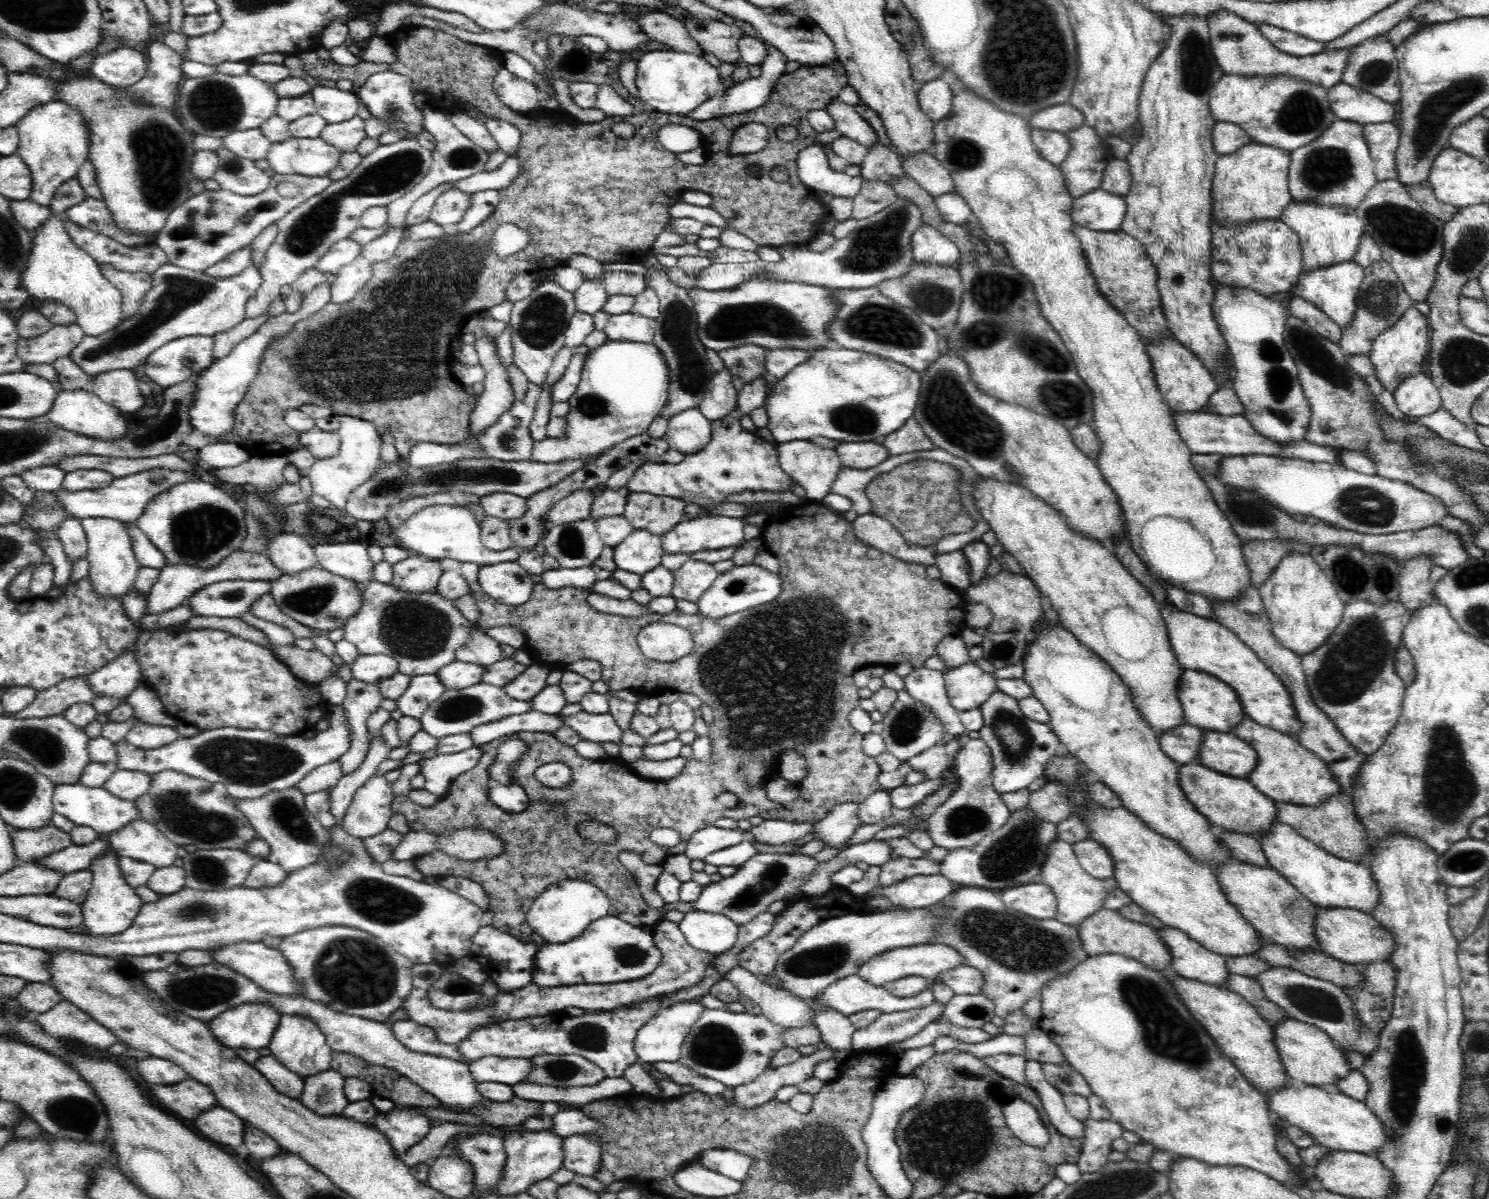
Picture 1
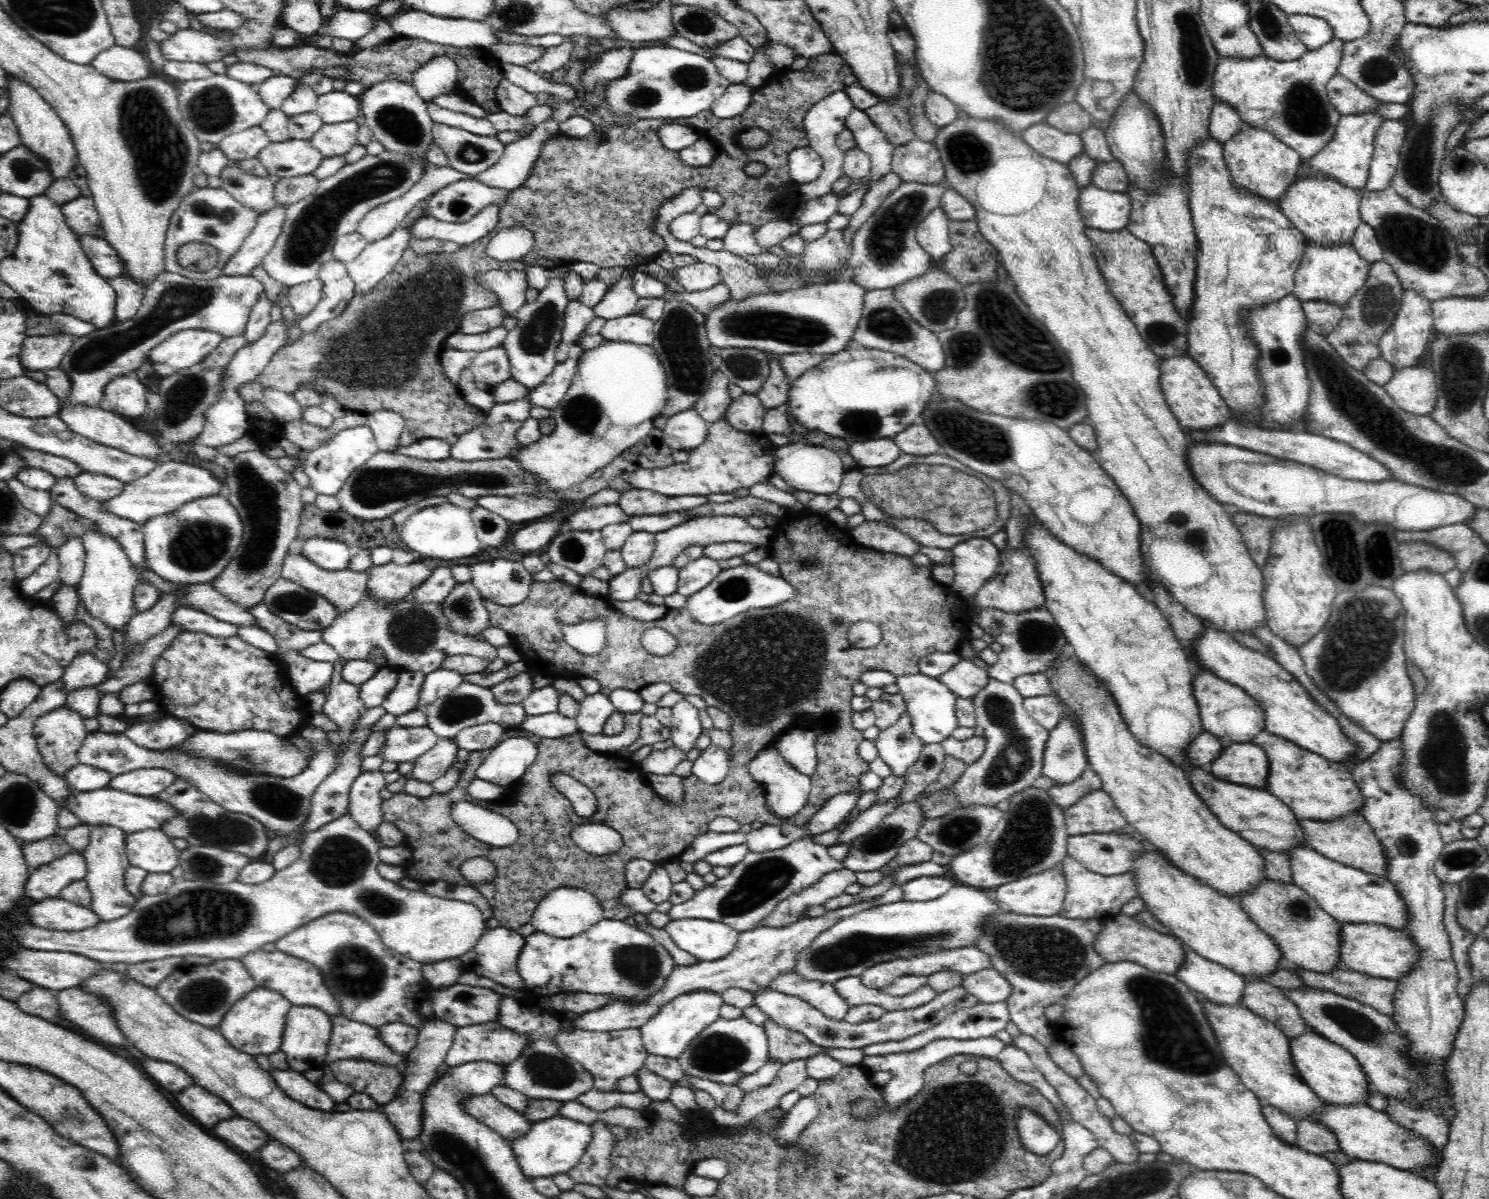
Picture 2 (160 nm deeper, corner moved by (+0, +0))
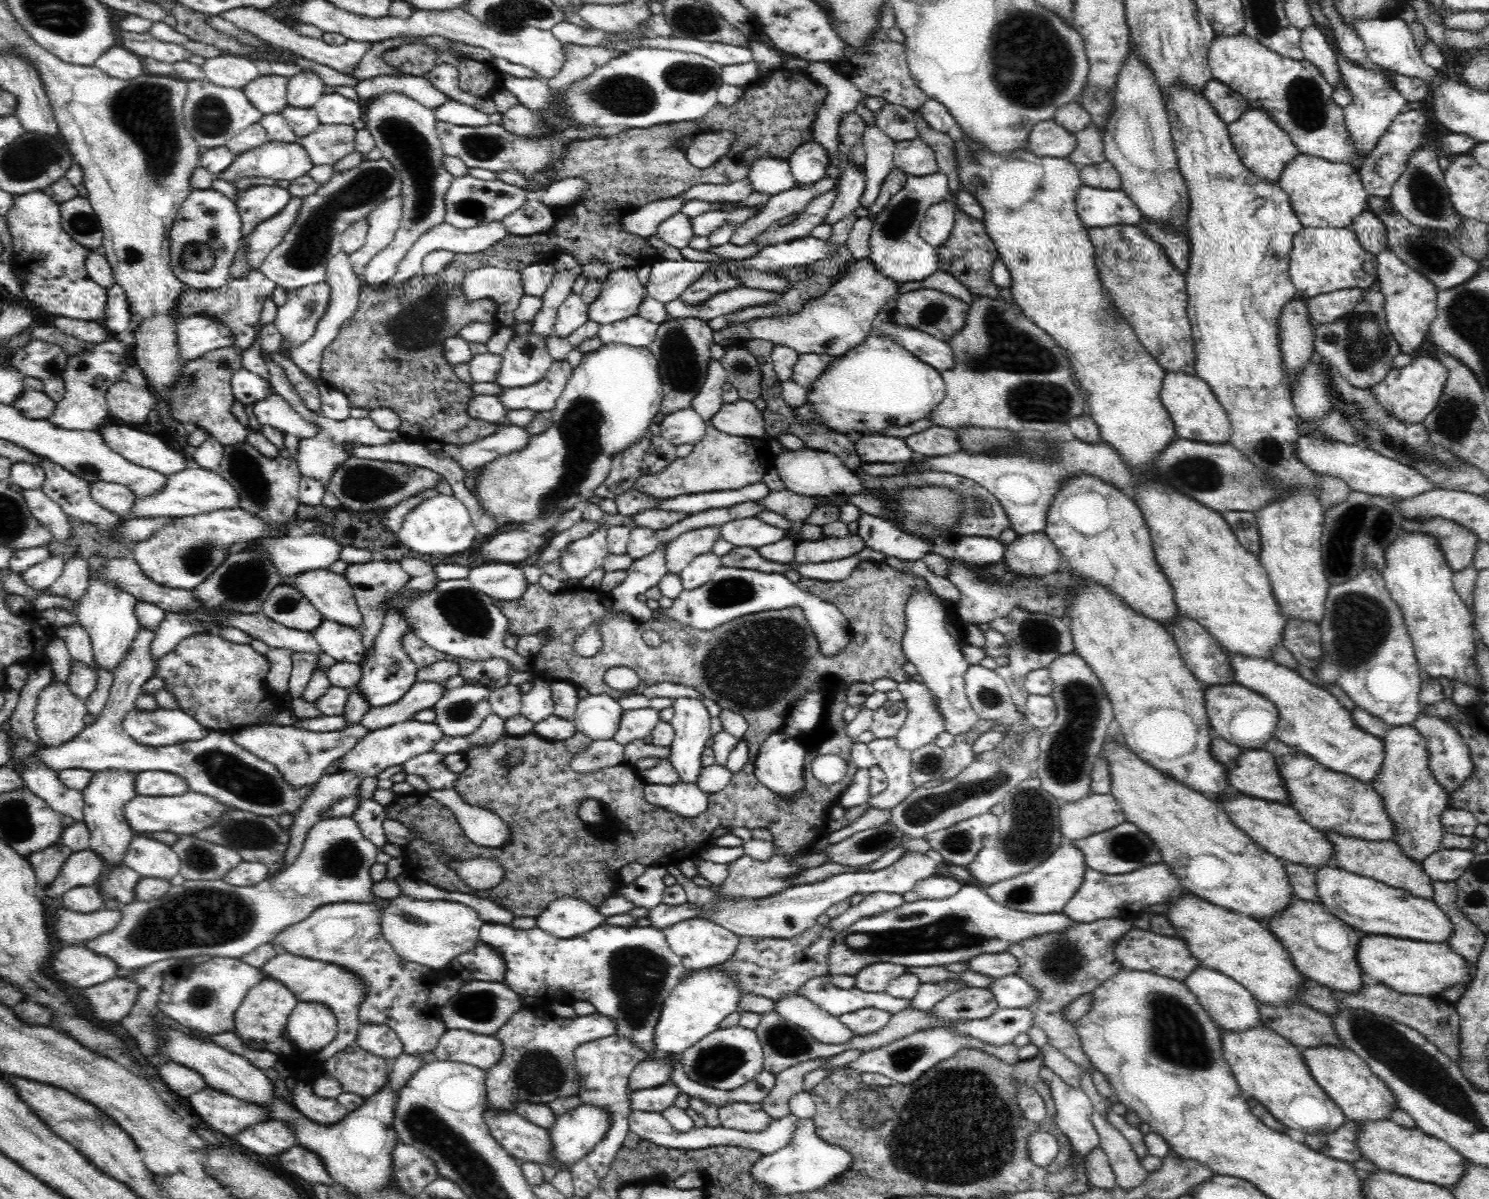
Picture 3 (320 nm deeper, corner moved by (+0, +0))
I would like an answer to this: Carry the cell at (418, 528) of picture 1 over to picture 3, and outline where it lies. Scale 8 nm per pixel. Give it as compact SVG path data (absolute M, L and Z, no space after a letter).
M438 494L434 498L420 502L416 508L412 508L396 535L404 546L408 546L411 551L418 554L452 556L474 546L476 542L474 527L468 509L461 500L458 500L454 494Z

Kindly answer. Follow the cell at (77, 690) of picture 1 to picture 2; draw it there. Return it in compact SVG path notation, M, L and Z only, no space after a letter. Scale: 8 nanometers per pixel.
M86 650L76 654L72 662L65 668L61 676L65 684L65 690L84 688L84 686L97 686L106 678L108 665L94 654L94 650Z

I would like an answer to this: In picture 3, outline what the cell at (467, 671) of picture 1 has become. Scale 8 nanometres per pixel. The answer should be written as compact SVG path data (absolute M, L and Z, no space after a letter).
M436 681L414 683L402 694L400 700L388 706L369 707L359 723L366 732L391 727L412 719L421 710L432 708L442 695L442 685Z

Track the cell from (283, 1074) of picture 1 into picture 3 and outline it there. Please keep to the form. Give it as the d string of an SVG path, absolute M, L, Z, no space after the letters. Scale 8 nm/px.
M299 1081L294 1089L295 1108L302 1115L320 1125L338 1124L349 1111L336 1099L322 1100L315 1096L310 1082Z

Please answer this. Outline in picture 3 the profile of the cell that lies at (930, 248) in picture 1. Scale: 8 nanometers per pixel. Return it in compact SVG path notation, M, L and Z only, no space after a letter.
M948 199L936 202L928 208L919 226L919 235L930 246L940 246L952 232L954 218L954 207Z

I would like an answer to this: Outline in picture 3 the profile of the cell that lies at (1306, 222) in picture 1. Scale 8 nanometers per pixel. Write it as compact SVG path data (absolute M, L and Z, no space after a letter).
M1302 152L1284 166L1277 183L1289 194L1292 208L1306 228L1350 227L1352 218L1366 209L1369 195L1356 166L1308 156Z

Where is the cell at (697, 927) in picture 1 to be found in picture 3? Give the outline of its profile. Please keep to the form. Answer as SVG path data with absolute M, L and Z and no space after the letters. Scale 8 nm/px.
M700 917L682 920L682 922L677 922L672 926L663 928L662 932L665 934L670 949L675 953L675 956L678 956L681 959L681 964L687 972L700 971L704 968L717 967L718 965L726 963L735 954L739 943L739 937L733 932Z

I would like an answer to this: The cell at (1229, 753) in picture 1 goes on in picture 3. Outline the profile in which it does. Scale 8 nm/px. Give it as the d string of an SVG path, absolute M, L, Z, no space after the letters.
M1247 749L1227 768L1227 780L1233 792L1240 792L1246 796L1256 797L1266 801L1276 801L1282 805L1290 805L1288 791L1280 776L1275 758L1264 749Z

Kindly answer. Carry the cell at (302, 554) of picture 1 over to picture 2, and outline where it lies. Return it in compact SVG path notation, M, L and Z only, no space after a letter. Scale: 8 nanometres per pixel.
M302 553L290 554L284 557L282 563L282 577L300 585L312 593L326 597L336 607L336 614L344 614L347 610L356 606L362 597L366 595L366 573L352 572L348 569L328 571L308 561Z

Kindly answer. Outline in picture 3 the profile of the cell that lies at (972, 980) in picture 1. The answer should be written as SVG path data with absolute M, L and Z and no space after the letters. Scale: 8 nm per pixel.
M1020 975L993 979L989 989L994 993L1000 1009L1028 1009L1039 1001L1039 992L1036 992Z

